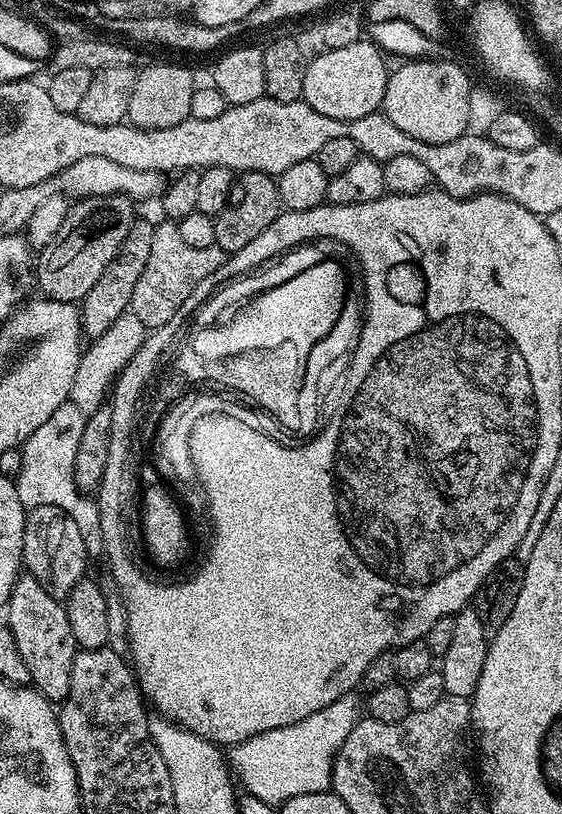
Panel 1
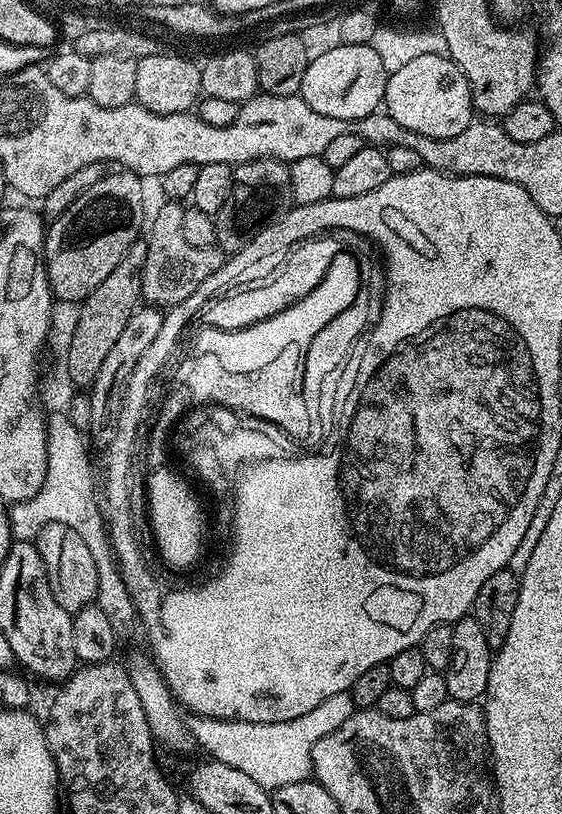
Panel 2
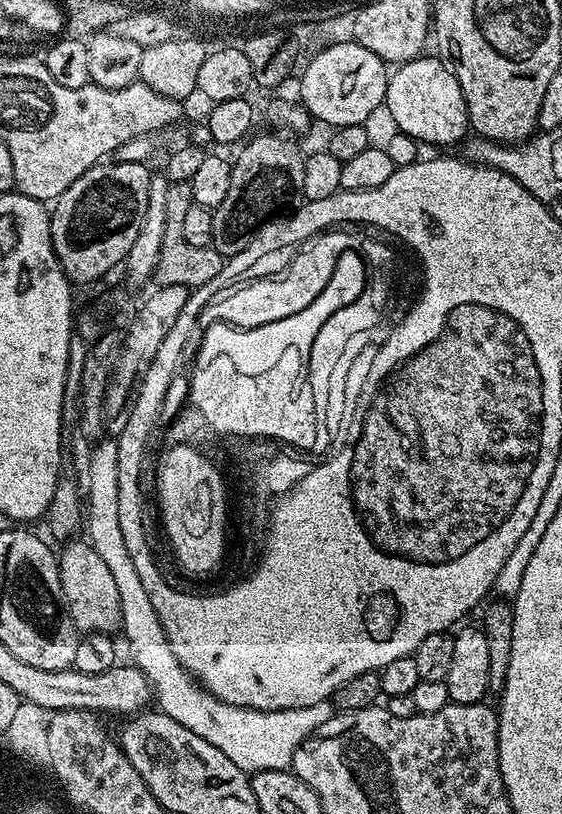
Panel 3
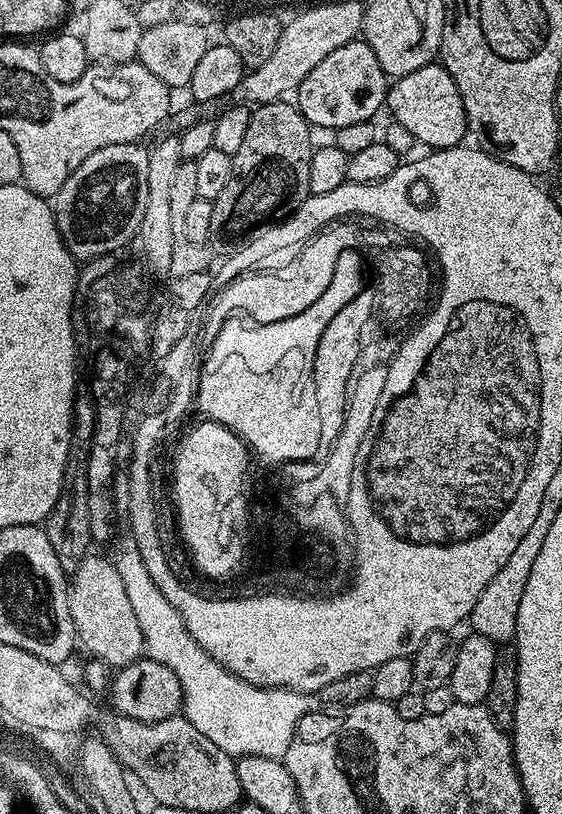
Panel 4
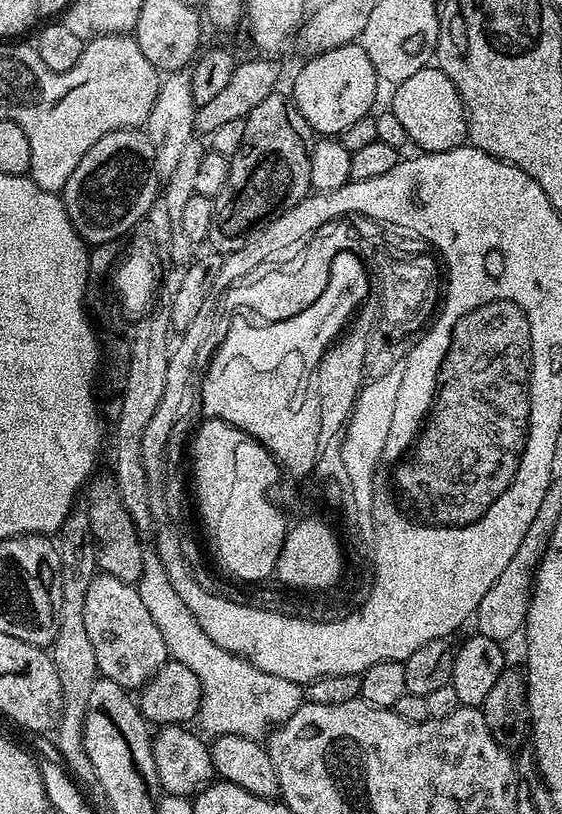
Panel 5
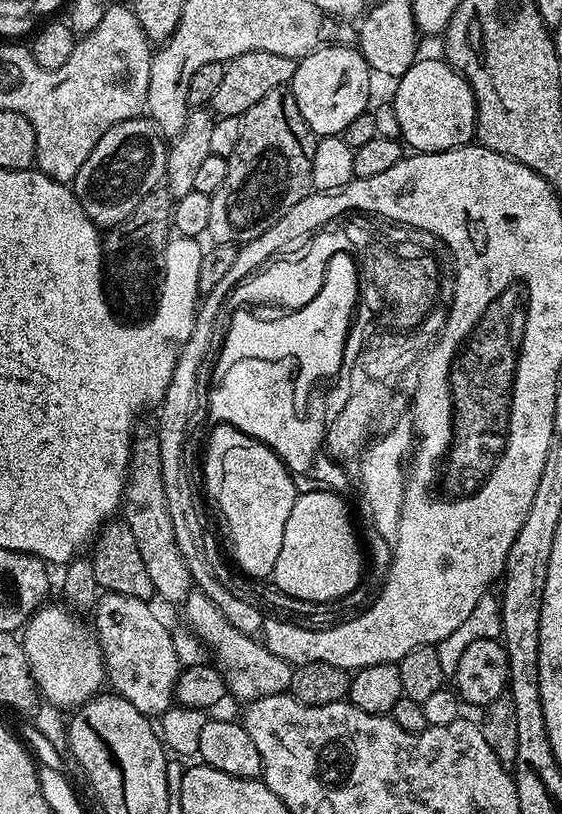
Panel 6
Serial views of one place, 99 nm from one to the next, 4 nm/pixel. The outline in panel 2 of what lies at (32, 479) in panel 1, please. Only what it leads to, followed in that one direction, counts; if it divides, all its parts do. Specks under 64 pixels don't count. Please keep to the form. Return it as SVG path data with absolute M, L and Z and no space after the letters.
M50 414L47 417L47 466L46 477L38 494L24 503L13 505L9 509L12 537L17 540L33 541L37 534L50 522L62 522L64 526L77 531L82 542L90 549L94 566L102 578L117 577L119 567L115 561L115 554L108 541L108 531L105 515L98 501L98 494L94 492L94 480L90 458L86 450L88 447L83 431L74 426L67 414Z

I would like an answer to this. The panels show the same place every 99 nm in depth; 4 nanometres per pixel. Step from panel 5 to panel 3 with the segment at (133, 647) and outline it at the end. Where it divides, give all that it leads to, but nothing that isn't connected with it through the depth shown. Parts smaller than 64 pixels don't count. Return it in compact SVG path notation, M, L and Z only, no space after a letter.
M72 538L59 549L60 581L62 582L62 598L64 609L75 626L77 633L102 632L112 634L121 627L120 603L118 602L118 586L110 569L95 553L91 544L83 539Z

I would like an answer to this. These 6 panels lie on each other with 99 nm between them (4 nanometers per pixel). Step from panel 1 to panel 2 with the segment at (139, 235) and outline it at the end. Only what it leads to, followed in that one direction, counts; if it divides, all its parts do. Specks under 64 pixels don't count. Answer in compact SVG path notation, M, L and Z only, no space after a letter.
M141 238L132 243L130 250L122 254L122 262L118 262L118 266L110 270L110 275L82 302L78 328L74 331L68 350L69 377L77 389L91 389L107 352L114 347L114 341L121 336L126 322L130 322L132 313L141 303L142 270L146 266L147 249L147 239Z

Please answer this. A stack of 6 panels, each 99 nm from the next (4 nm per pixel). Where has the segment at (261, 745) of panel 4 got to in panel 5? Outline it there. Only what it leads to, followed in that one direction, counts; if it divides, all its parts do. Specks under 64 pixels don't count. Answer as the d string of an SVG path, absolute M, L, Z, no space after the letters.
M145 551L144 568L135 585L146 610L150 610L150 618L154 618L162 634L162 642L166 642L169 657L182 662L182 666L190 666L190 670L198 674L202 682L202 706L198 724L212 732L213 737L226 734L263 737L305 703L301 685L274 674L266 674L266 670L258 670L258 666L233 652L227 652L205 634L202 626L198 626L194 614L186 610L186 602L182 602L174 586L170 586L170 578L166 578L166 570L155 552Z

